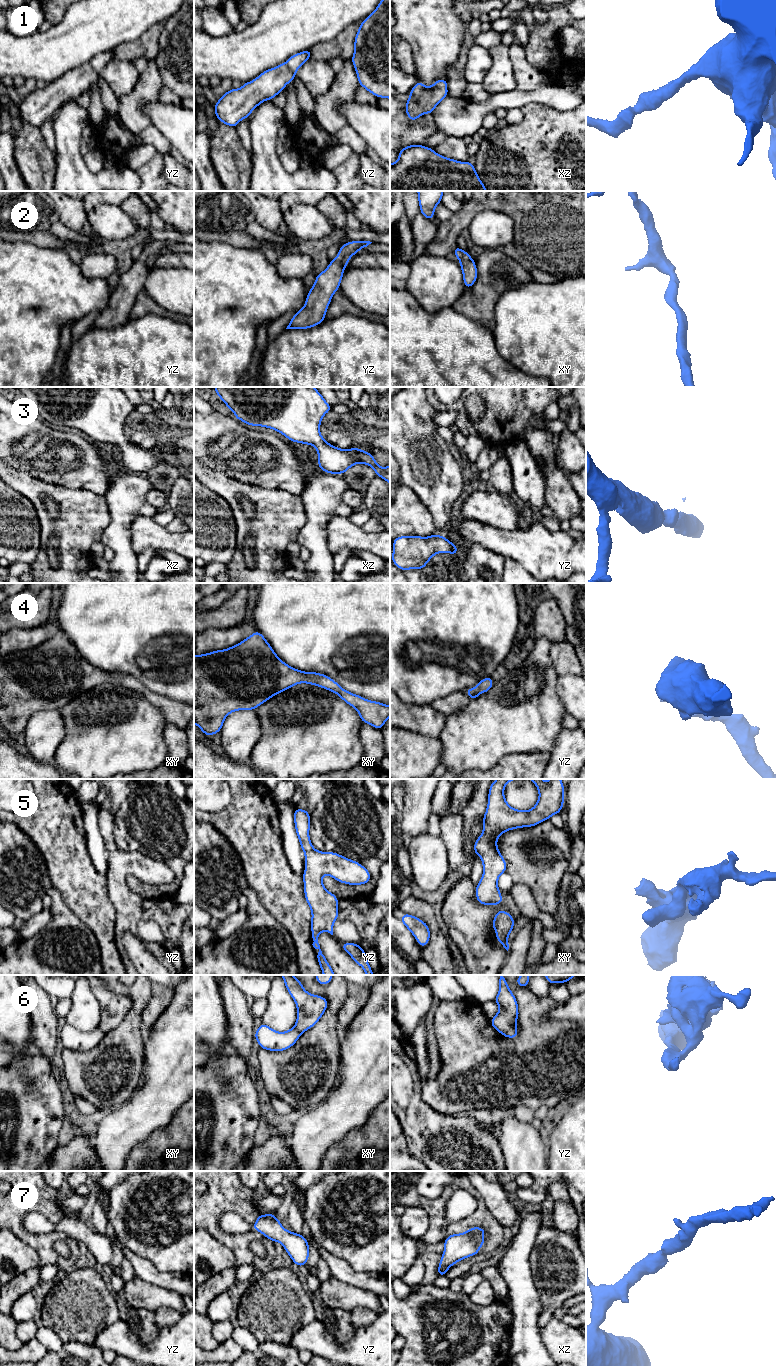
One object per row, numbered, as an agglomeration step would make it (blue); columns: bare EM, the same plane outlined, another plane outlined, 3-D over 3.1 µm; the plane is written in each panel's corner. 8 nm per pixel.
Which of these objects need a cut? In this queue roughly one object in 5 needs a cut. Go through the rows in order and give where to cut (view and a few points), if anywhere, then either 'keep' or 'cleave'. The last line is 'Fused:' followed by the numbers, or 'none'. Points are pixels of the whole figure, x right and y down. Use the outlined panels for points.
1: no cut; keep
2: no cut; keep
3: no cut; keep
4: no cut; keep
5: no cut; keep
6: cut in yz along (515, 1026), (509, 1027), (501, 1033); cleave
7: no cut; keep
Fused: 6

